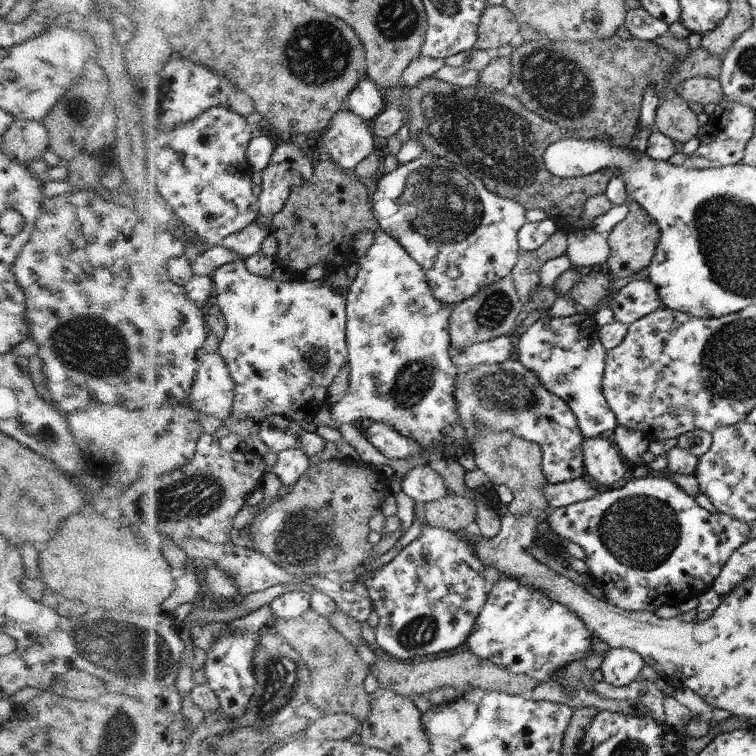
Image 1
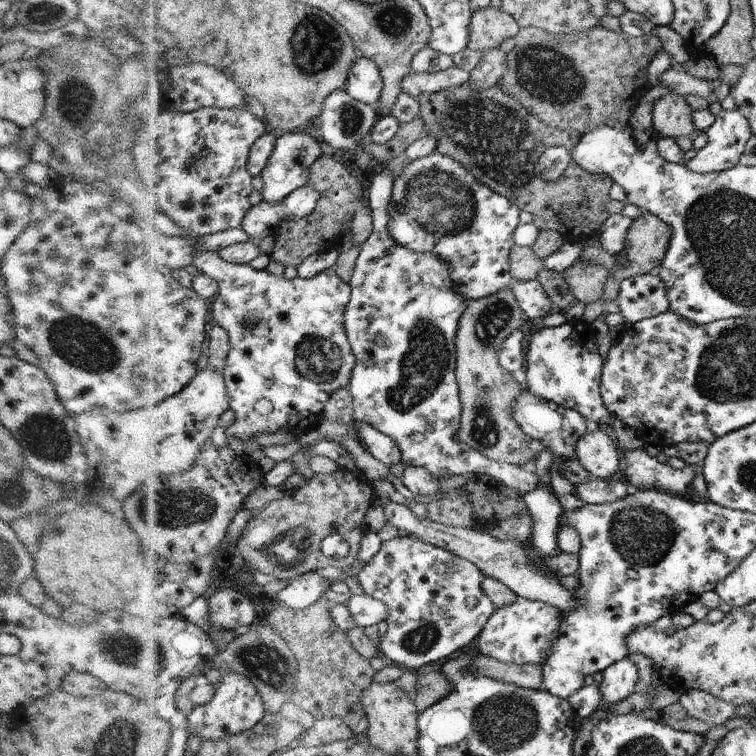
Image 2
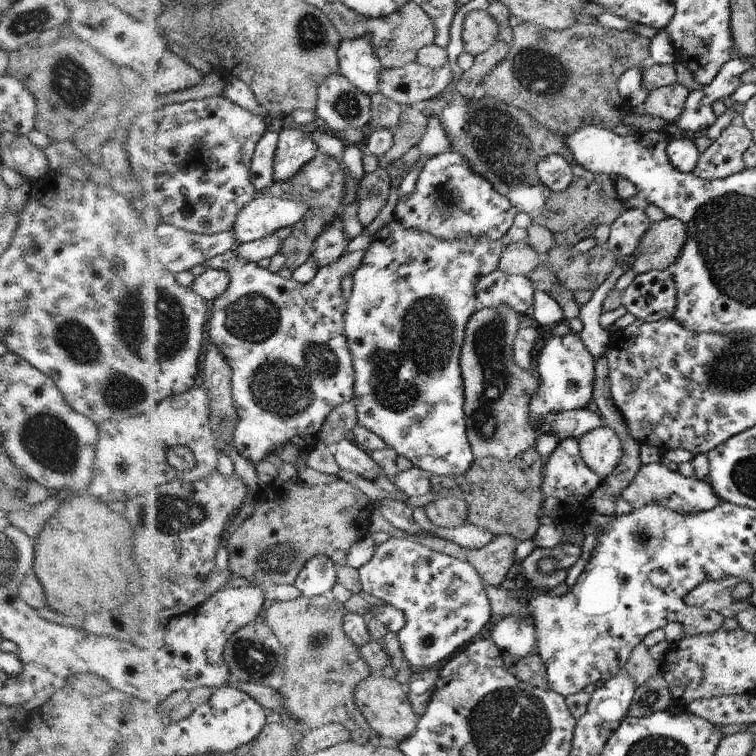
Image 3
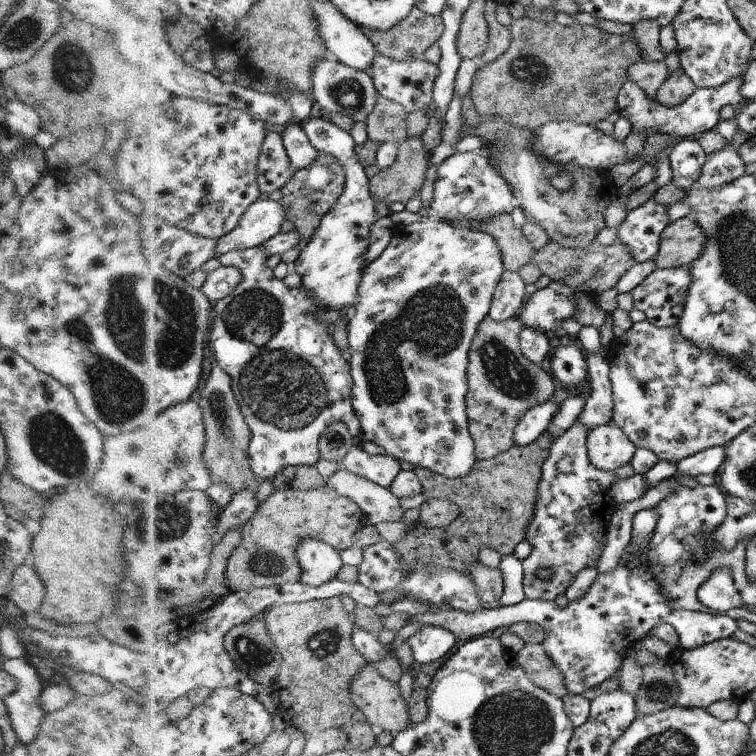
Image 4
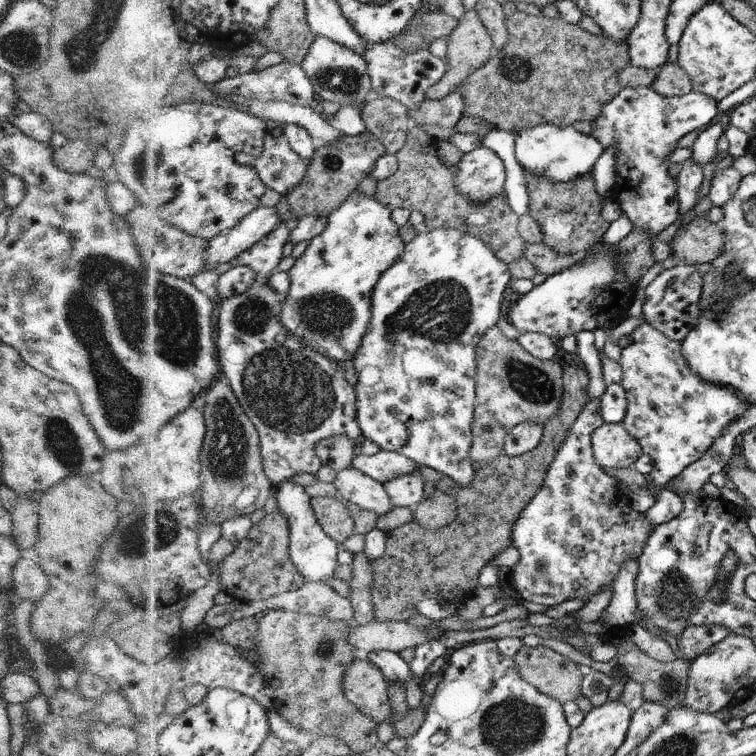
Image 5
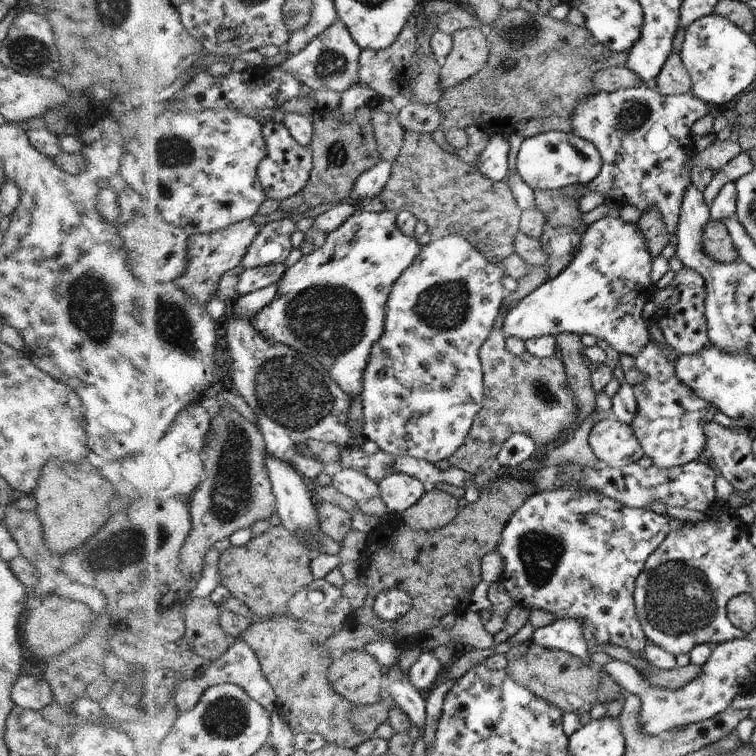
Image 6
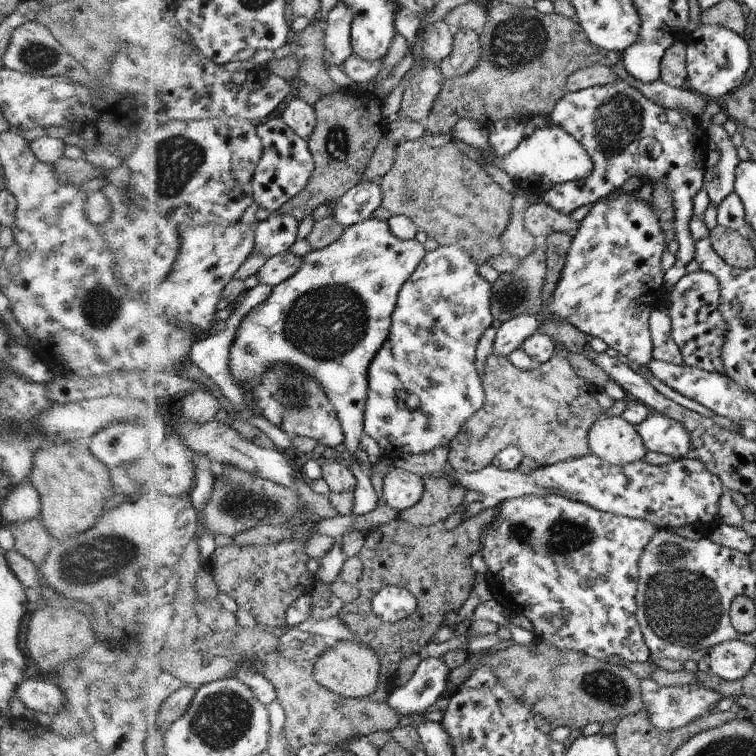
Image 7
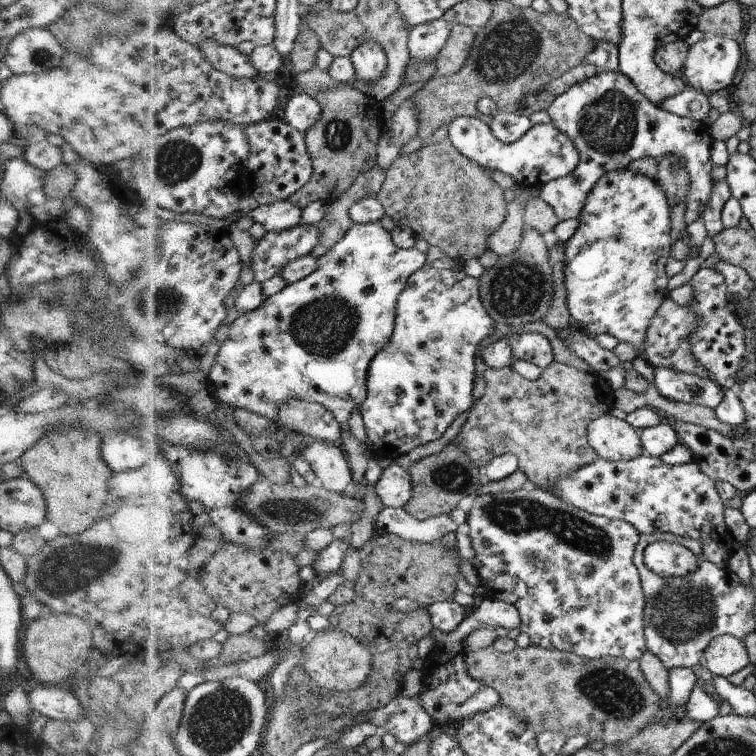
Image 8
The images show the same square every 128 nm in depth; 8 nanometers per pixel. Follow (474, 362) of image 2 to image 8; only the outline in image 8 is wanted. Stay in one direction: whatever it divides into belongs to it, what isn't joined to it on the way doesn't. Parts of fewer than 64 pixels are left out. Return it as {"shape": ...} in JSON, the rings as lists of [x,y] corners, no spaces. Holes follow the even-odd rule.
{"shape":[[[556,361],[542,369],[540,377],[535,381],[524,379],[512,366],[487,369],[483,377],[486,382],[485,392],[472,408],[454,443],[464,449],[470,460],[481,469],[497,456],[517,456],[527,480],[559,497],[559,490],[556,489],[558,479],[578,471],[599,457],[588,441],[588,428],[602,415],[611,412],[612,387],[596,374],[583,373],[571,365]]]}

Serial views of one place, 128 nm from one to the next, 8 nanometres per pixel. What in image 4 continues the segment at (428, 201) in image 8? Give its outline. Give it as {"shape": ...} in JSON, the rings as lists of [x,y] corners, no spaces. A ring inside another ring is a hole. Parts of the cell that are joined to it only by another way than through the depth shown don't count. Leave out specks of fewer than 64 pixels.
{"shape":[[[413,136],[397,145],[398,156],[394,166],[382,169],[371,179],[371,191],[388,205],[406,205],[410,198],[420,194],[426,180],[430,151],[424,148],[421,137]],[[498,213],[491,221],[478,222],[471,225],[471,228],[495,238],[504,258],[505,270],[518,272],[525,264],[531,262],[535,248],[522,228],[512,221],[510,213]]]}

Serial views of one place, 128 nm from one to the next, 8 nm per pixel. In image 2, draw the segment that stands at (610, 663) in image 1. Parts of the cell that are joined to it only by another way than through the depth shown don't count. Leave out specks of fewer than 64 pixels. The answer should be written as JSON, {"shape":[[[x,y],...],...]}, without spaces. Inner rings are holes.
{"shape":[[[628,657],[614,663],[603,672],[603,680],[598,684],[601,701],[598,708],[616,706],[635,692],[638,669]]]}

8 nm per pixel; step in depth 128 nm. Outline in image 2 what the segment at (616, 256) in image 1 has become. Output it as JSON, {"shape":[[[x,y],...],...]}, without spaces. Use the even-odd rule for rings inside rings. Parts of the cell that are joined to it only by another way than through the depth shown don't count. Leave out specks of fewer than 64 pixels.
{"shape":[[[645,212],[644,216],[635,219],[627,235],[626,248],[617,256],[617,258],[621,260],[622,266],[620,266],[619,270],[614,270],[614,276],[611,276],[611,280],[607,281],[606,296],[603,296],[602,300],[614,300],[616,302],[621,282],[624,279],[645,275],[651,270],[654,270],[656,266],[663,264],[673,236],[674,228],[667,225],[660,217],[654,216],[652,213],[647,214],[647,212]]]}

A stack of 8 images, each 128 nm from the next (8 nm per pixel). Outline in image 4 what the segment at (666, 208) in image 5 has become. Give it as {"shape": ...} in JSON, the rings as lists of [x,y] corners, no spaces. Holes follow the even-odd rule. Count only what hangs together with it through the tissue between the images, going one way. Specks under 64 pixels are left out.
{"shape":[[[741,77],[726,83],[722,87],[713,89],[697,89],[682,104],[671,106],[663,105],[644,93],[641,85],[634,81],[626,81],[618,95],[618,117],[627,118],[631,122],[631,131],[648,137],[656,132],[660,134],[700,134],[715,130],[720,122],[720,109],[726,104],[734,107],[743,104],[740,96]],[[648,199],[643,205],[627,212],[626,219],[617,228],[618,242],[631,250],[636,262],[654,260],[661,248],[661,236],[670,220],[666,205]]]}

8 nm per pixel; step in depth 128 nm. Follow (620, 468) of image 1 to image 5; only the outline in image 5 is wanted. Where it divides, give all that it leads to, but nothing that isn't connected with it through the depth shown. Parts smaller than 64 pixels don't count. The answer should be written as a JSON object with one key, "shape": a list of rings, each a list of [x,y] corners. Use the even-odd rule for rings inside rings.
{"shape":[[[602,423],[592,434],[592,449],[602,468],[628,468],[644,454],[641,444],[622,423]]]}

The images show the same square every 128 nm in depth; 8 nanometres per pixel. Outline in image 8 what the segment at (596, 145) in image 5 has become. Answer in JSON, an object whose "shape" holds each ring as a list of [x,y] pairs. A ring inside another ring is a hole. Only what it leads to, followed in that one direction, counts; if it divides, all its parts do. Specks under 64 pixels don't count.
{"shape":[[[462,115],[453,120],[449,139],[458,152],[483,167],[512,176],[520,188],[540,187],[551,180],[564,178],[577,167],[580,160],[575,144],[552,123],[534,125],[513,143],[502,143],[484,120]]]}

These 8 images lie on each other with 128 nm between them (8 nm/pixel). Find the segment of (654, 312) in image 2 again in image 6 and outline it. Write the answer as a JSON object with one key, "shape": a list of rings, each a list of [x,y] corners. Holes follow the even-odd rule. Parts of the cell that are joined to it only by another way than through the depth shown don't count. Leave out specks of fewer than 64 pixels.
{"shape":[[[688,267],[677,272],[672,283],[665,290],[659,289],[655,293],[653,318],[662,329],[665,341],[680,355],[697,355],[711,344],[705,317],[706,295],[704,279],[694,269]]]}

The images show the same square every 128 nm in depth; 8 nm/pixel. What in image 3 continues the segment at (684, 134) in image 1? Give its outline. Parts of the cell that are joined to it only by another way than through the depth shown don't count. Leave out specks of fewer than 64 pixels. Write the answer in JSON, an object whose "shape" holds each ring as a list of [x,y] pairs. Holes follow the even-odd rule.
{"shape":[[[680,83],[663,86],[645,97],[645,102],[636,106],[634,112],[658,116],[666,120],[668,124],[674,124],[684,111],[689,95],[688,89]]]}

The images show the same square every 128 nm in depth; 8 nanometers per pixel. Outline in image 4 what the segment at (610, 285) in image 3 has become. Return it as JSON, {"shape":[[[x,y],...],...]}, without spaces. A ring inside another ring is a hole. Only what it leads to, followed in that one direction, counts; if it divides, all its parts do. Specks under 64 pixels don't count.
{"shape":[[[606,349],[589,358],[589,395],[579,418],[590,430],[612,423],[613,390],[609,379]]]}

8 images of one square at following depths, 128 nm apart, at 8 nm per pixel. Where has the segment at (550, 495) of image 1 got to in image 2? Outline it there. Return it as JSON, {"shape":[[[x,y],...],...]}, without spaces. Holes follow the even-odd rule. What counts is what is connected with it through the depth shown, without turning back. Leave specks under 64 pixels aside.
{"shape":[[[387,169],[378,175],[372,177],[370,185],[369,200],[373,208],[373,215],[375,218],[375,231],[370,235],[370,238],[362,246],[362,250],[356,261],[356,268],[351,279],[351,287],[353,288],[353,297],[351,298],[347,310],[347,332],[351,343],[353,344],[354,352],[357,356],[357,366],[353,370],[353,382],[350,389],[355,398],[355,418],[357,424],[368,423],[374,425],[378,430],[386,433],[394,439],[394,444],[401,449],[401,462],[407,467],[424,467],[431,472],[438,480],[454,476],[454,474],[481,474],[486,473],[493,477],[497,483],[501,483],[506,487],[514,488],[515,491],[522,493],[532,492],[539,485],[539,478],[532,468],[524,468],[518,464],[510,464],[507,462],[498,462],[490,460],[487,456],[474,450],[468,444],[463,443],[459,437],[461,428],[461,399],[460,399],[460,385],[457,383],[457,345],[456,338],[458,336],[458,328],[462,316],[465,314],[467,300],[463,298],[460,293],[454,290],[453,282],[451,280],[452,266],[445,260],[442,260],[436,253],[413,251],[412,249],[400,244],[395,236],[391,233],[391,215],[389,205],[393,204],[394,196],[394,178]],[[593,478],[588,482],[582,482],[575,486],[575,495],[581,498],[585,504],[599,505],[613,503],[626,498],[630,494],[628,485],[621,481],[604,481],[602,478]]]}

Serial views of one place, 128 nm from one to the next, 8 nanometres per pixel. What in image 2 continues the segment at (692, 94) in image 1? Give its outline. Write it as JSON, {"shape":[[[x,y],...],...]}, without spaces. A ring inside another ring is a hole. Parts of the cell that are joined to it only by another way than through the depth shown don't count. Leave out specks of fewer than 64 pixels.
{"shape":[[[676,65],[666,69],[658,77],[658,84],[662,84],[664,88],[668,88],[673,93],[681,93],[682,96],[687,94],[702,96],[710,103],[713,101],[720,102],[730,94],[730,86],[721,80],[704,81],[695,78],[684,71],[681,66]]]}

